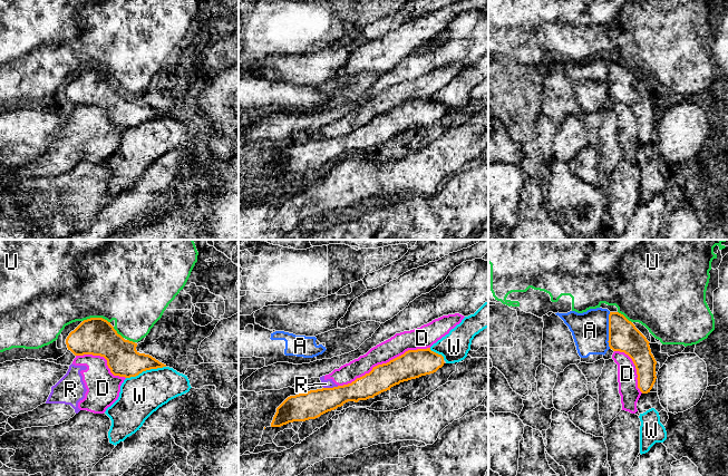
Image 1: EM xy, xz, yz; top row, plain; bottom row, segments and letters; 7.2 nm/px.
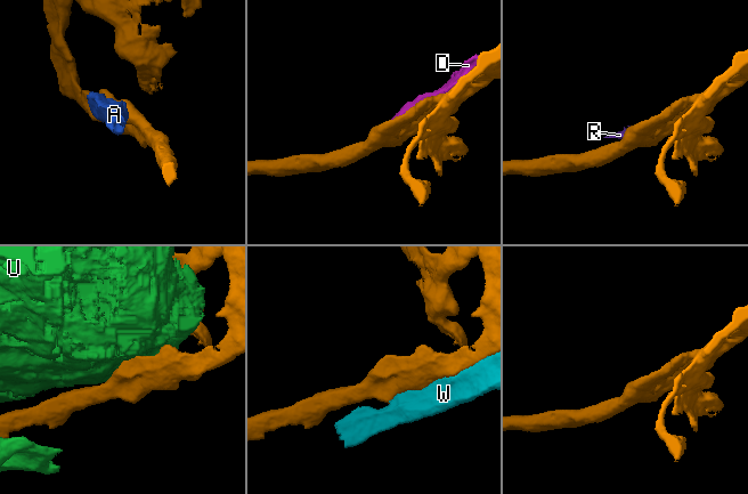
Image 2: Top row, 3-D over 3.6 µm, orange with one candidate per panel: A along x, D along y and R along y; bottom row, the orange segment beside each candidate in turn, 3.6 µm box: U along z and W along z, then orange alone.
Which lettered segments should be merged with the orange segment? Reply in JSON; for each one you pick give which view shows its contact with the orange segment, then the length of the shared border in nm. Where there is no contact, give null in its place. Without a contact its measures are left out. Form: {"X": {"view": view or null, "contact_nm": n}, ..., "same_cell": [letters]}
{"same_cell": []}

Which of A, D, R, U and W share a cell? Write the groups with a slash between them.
A / D R / U / W

